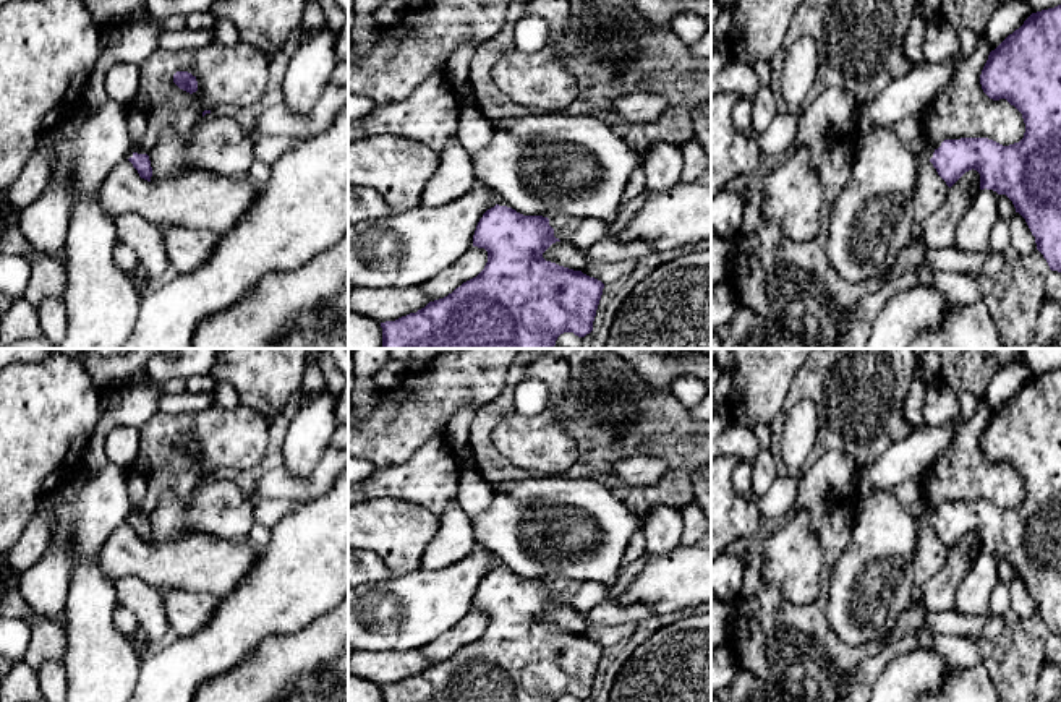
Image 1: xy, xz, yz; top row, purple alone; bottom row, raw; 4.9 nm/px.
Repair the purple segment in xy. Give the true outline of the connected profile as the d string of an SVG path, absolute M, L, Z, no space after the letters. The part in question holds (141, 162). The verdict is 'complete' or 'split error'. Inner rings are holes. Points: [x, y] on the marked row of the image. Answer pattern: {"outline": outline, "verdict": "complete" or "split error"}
{"outline": "M134 146L128 151L126 159L133 164L133 167L138 170L139 177L151 182L152 177L152 167L151 161L146 151Z", "verdict": "split error"}

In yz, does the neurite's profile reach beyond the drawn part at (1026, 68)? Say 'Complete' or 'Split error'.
Split error

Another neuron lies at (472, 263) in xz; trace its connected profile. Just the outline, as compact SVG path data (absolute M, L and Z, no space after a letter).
M471 246L452 266L421 284L420 289L431 298L431 302L444 298L463 282L476 277L484 269L486 263L488 251L484 248Z

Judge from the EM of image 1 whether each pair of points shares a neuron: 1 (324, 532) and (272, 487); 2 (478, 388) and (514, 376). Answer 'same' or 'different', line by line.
1: different
2: different

